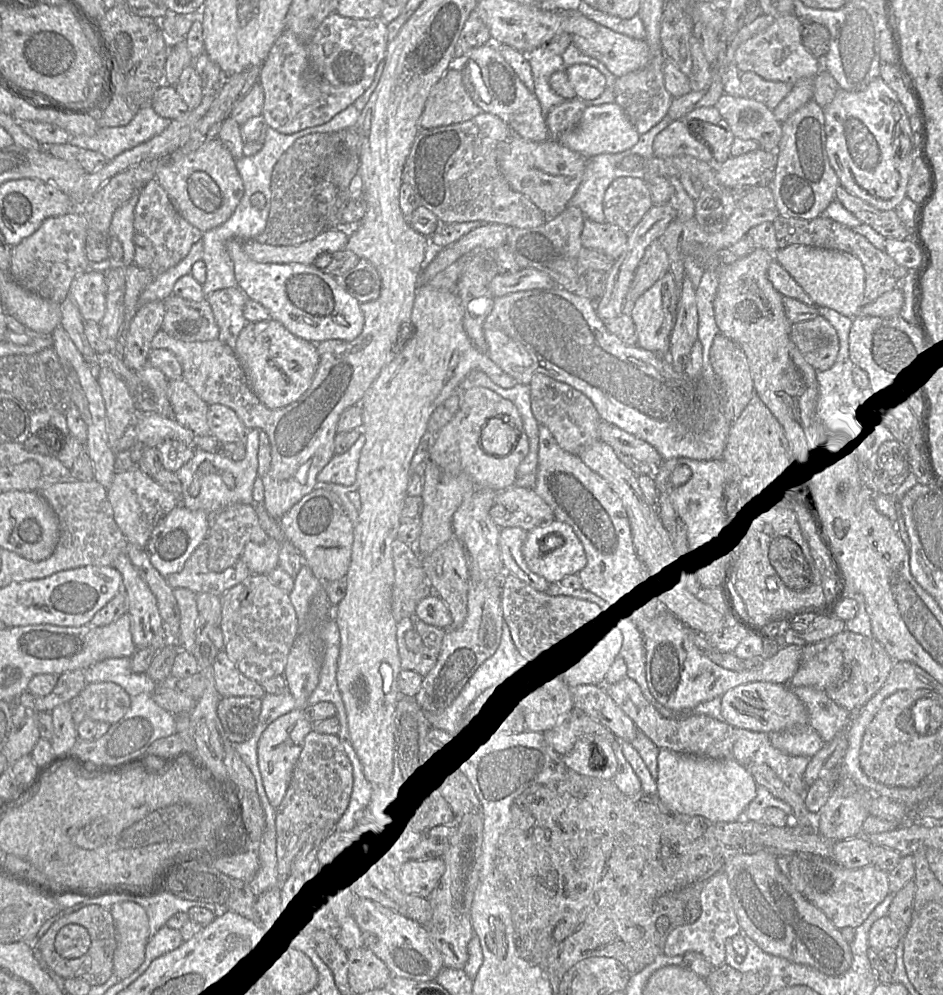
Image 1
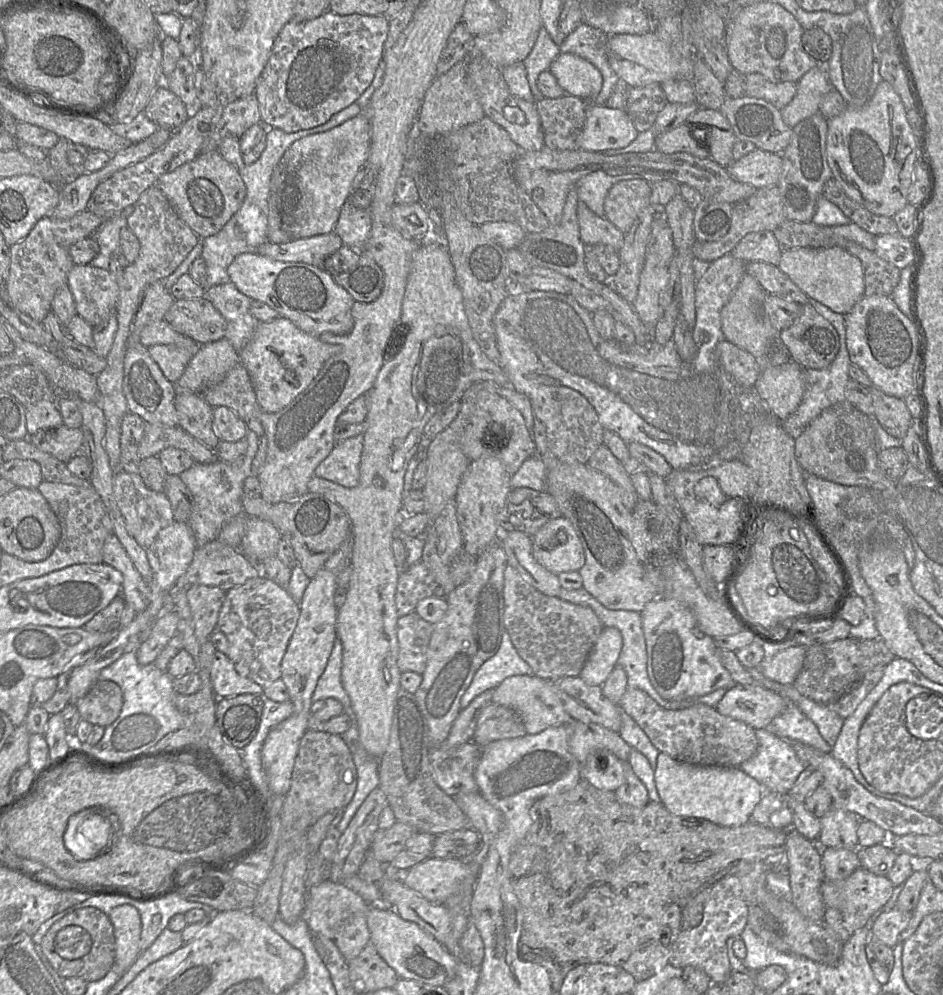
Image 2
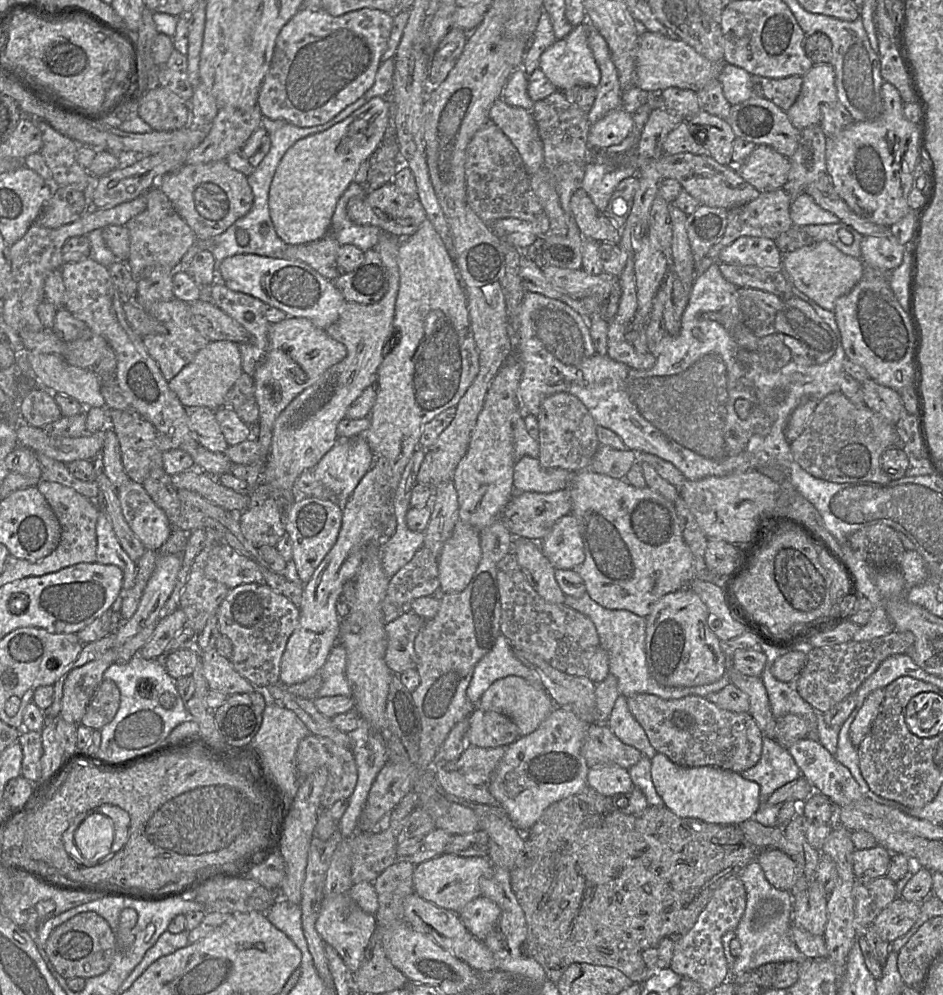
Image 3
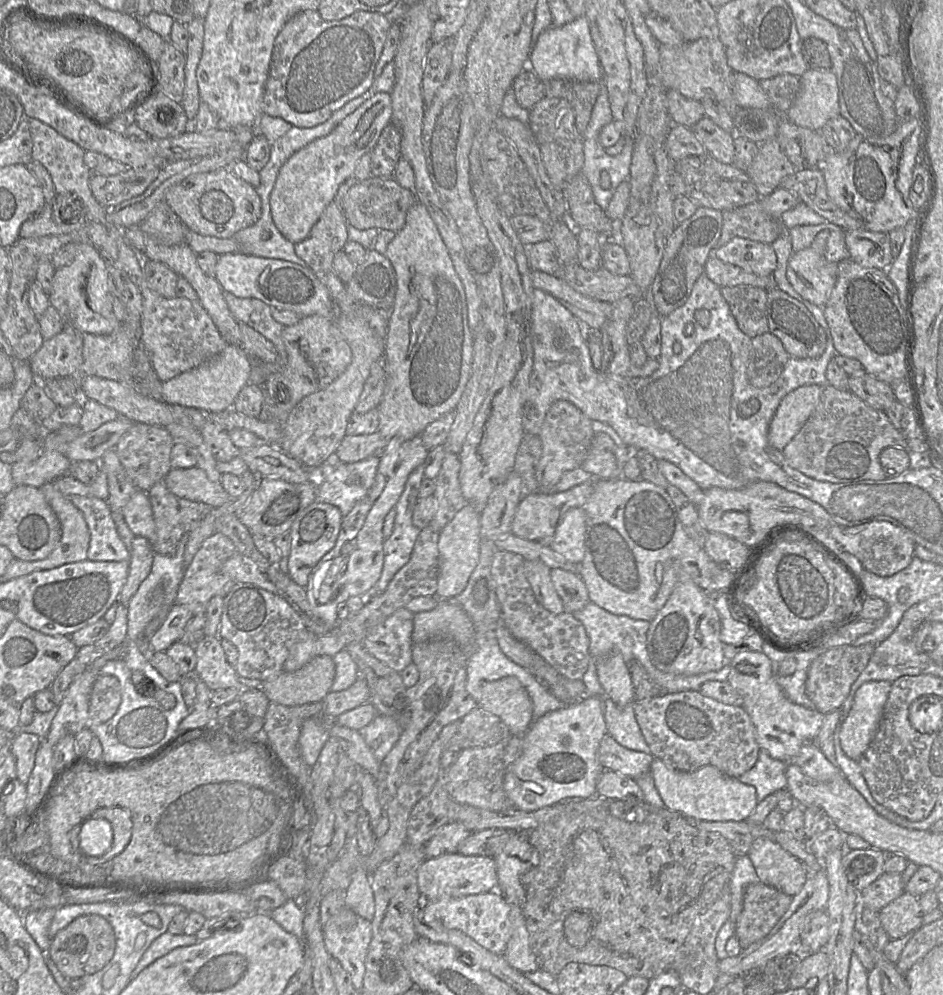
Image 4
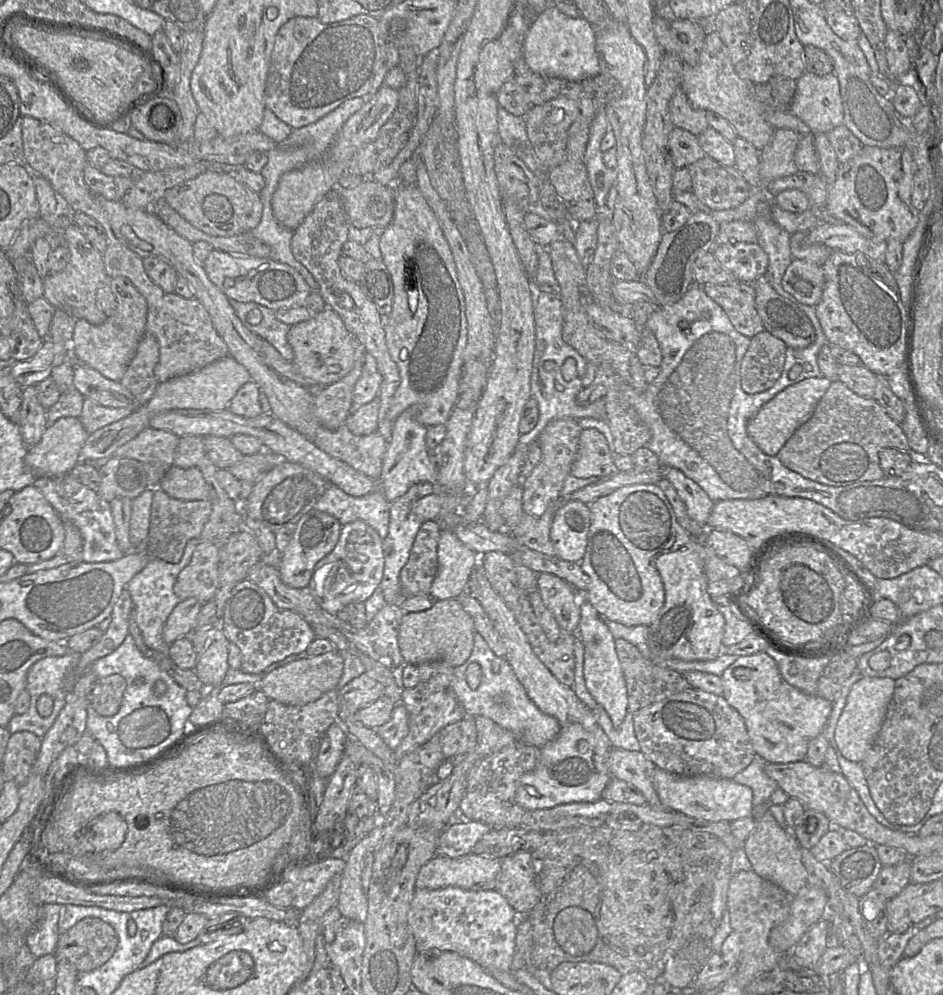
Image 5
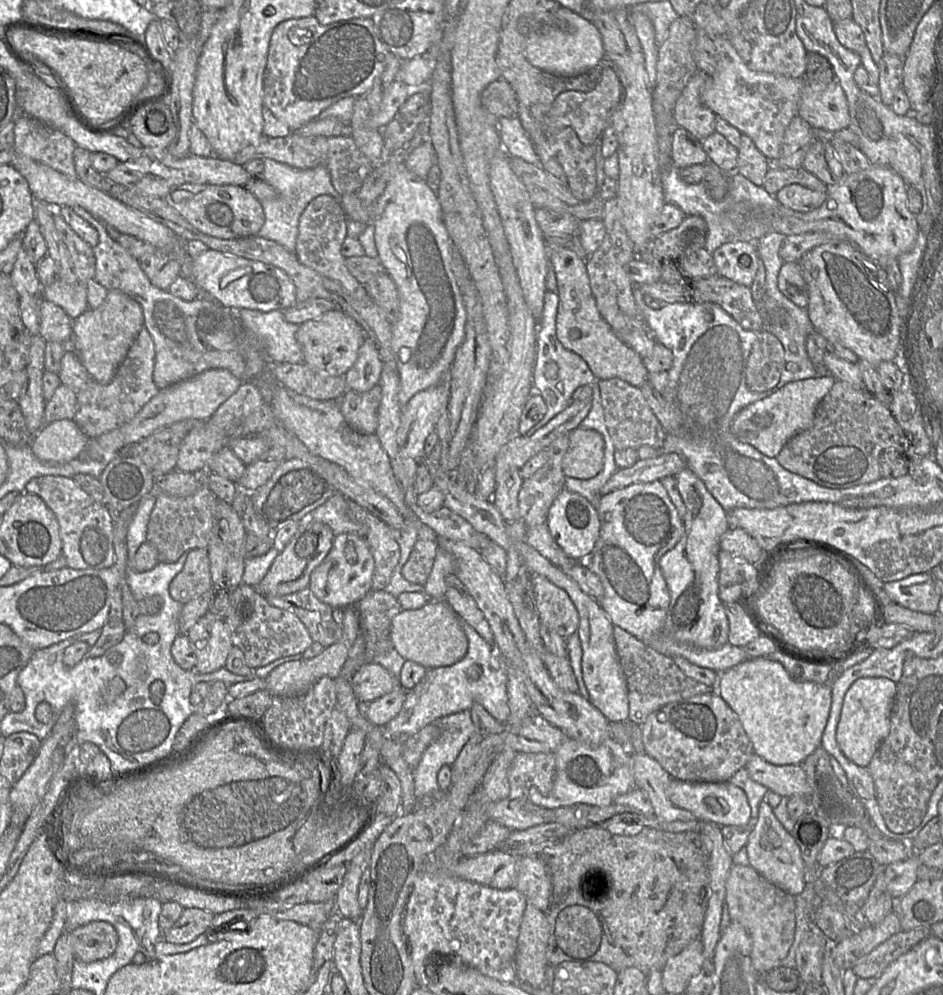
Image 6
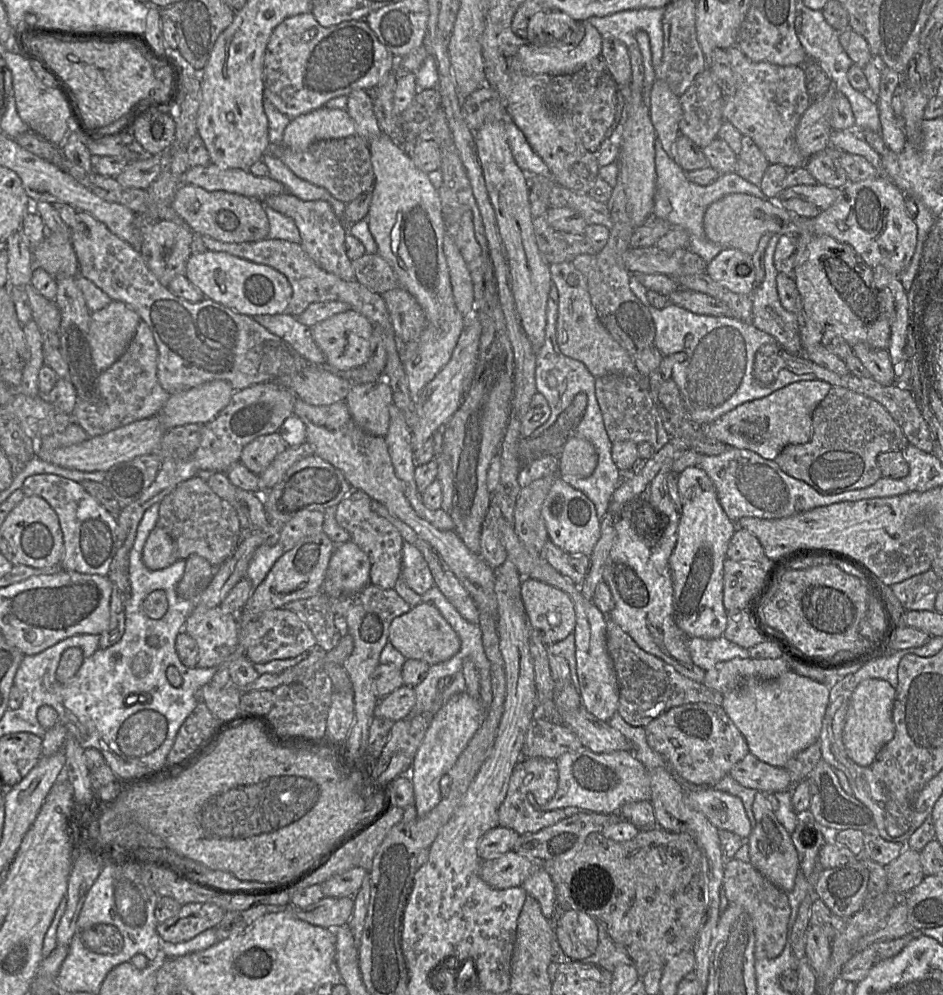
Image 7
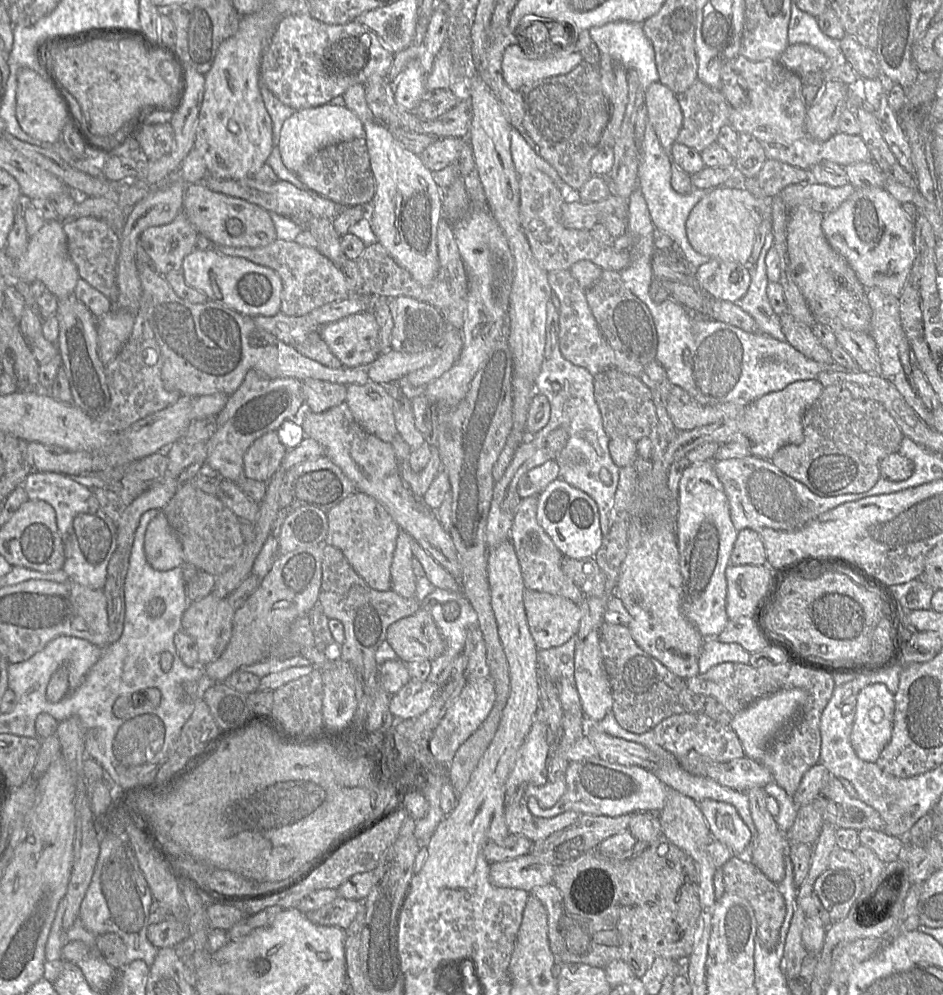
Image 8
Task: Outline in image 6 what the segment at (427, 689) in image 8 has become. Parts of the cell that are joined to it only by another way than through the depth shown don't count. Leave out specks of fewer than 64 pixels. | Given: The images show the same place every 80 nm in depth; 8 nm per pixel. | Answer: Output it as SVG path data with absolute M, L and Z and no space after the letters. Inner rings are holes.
M396 687L386 695L370 702L362 704L364 716L374 725L385 727L401 710L407 696L407 691Z

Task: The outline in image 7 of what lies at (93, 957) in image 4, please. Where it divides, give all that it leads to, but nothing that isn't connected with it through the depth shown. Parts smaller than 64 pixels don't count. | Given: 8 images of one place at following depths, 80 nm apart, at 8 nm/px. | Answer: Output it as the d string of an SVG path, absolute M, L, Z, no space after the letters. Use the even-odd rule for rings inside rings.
M96 924L81 931L80 935L84 946L98 954L118 954L124 945L118 928L110 924Z

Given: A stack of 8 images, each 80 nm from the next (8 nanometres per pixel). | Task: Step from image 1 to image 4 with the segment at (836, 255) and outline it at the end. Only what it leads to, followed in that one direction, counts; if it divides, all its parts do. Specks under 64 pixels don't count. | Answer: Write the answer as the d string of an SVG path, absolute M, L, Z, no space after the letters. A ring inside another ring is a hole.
M812 247L793 252L786 277L804 299L823 308L838 276L838 264L828 261Z

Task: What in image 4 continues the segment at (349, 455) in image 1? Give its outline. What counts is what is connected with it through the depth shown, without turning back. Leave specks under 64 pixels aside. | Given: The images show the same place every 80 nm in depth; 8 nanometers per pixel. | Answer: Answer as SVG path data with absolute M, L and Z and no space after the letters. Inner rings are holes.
M379 455L354 463L329 458L319 468L310 470L311 481L317 486L315 501L336 506L344 517L373 486L378 464Z

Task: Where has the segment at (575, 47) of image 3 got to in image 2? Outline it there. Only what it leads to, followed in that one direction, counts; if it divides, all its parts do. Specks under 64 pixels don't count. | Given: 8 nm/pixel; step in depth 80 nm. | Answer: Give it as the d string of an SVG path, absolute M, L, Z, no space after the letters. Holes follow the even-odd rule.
M560 53L549 71L566 93L583 100L594 100L603 85L601 72L589 61L571 54Z

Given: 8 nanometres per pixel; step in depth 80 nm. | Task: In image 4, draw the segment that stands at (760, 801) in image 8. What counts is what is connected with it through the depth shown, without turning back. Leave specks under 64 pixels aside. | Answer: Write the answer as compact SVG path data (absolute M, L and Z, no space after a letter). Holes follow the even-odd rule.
M755 839L748 856L762 883L791 897L801 890L808 878L802 863L771 839Z

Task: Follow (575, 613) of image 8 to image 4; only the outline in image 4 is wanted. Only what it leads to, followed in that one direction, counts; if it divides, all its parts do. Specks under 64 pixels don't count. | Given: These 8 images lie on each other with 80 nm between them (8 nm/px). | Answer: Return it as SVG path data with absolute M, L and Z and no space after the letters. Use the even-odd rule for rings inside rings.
M560 568L551 570L551 581L562 600L564 611L575 613L589 602L588 591L582 578L576 573Z

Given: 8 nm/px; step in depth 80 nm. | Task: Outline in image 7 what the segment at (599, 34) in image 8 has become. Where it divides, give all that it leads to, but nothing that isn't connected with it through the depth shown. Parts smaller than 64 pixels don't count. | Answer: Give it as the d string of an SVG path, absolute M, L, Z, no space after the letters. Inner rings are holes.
M665 7L630 9L603 17L590 17L587 21L598 30L602 38L622 40L625 34L645 31L649 36L652 65L656 71L662 58L664 11Z

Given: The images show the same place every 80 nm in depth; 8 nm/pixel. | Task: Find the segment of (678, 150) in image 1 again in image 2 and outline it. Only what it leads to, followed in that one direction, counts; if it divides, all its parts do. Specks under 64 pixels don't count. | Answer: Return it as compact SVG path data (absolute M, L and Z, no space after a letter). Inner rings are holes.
M686 119L678 127L657 135L655 149L665 154L685 152L701 159L709 158L710 154L707 146L700 144L704 143L704 141L693 132L694 129L703 128L701 126L689 126ZM694 137L697 138L698 143L694 140Z

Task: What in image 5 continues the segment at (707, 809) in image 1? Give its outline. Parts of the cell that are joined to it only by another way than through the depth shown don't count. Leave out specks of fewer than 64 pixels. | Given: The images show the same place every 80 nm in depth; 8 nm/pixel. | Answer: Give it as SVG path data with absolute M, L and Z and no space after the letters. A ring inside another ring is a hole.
M656 767L653 772L653 785L667 809L693 818L712 822L733 822L752 815L751 788L738 784L732 779L721 779L709 775L678 776Z

